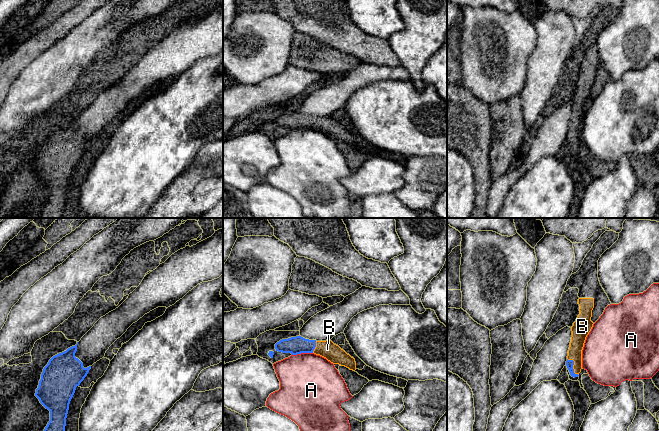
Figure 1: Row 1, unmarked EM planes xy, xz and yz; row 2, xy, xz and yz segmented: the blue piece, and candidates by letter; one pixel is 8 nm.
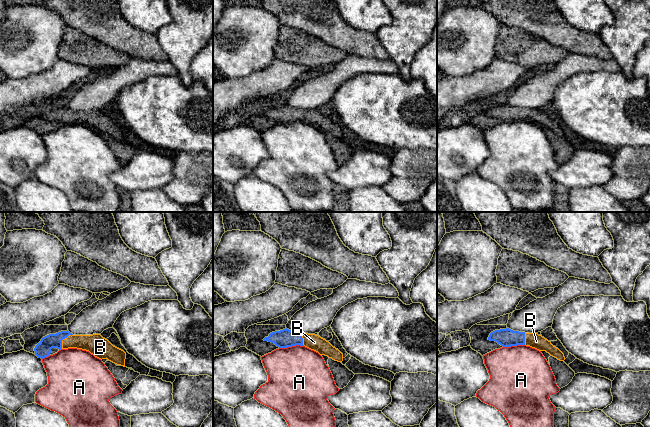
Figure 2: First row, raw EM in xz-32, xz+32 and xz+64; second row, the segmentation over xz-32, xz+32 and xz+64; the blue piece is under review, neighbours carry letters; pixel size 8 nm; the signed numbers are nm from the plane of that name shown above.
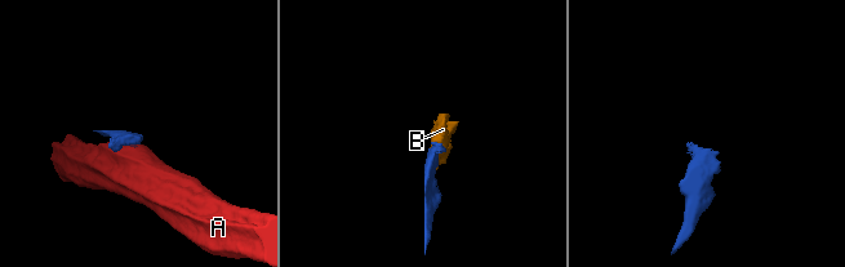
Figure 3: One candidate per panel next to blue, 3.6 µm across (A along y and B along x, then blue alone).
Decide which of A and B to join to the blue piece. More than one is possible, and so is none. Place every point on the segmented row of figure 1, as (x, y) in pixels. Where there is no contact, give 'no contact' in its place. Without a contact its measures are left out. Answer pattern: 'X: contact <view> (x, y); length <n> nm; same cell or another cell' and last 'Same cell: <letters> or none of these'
A: contact xz (302, 352); length 170 nm; another cell
B: contact yz (572, 366); length 170 nm; same cell
Same cell: B

